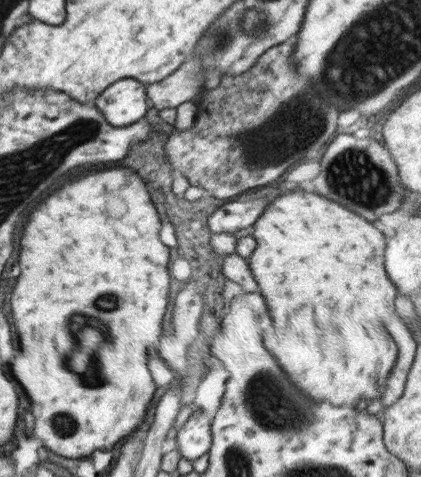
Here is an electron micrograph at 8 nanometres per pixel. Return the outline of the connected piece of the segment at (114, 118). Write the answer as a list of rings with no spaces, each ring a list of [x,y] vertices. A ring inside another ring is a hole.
[[[122,78],[110,84],[110,88],[96,98],[94,106],[100,108],[112,126],[121,127],[145,118],[144,114],[151,105],[147,98],[147,86],[132,78]]]

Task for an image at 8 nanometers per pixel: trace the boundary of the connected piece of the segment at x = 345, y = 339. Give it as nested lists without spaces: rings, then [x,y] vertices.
[[[300,190],[300,192],[290,192],[290,194],[284,194],[284,196],[280,196],[280,198],[276,198],[276,200],[274,200],[274,202],[270,202],[270,203],[269,203],[269,204],[270,204],[270,206],[268,206],[268,208],[266,208],[266,210],[264,210],[264,212],[262,212],[262,214],[261,214],[261,215],[260,215],[260,216],[259,216],[259,217],[258,217],[258,220],[257,220],[257,221],[256,221],[256,222],[255,222],[255,223],[254,223],[254,224],[253,224],[253,227],[254,227],[254,233],[253,233],[253,234],[252,234],[252,237],[254,237],[254,239],[256,239],[256,246],[255,246],[255,249],[254,249],[254,251],[252,251],[252,255],[250,255],[250,258],[249,258],[249,267],[250,267],[250,270],[251,270],[251,271],[252,271],[252,274],[253,274],[253,276],[254,276],[254,278],[255,278],[255,281],[256,281],[256,282],[257,282],[257,284],[258,284],[258,288],[260,288],[260,292],[264,292],[264,294],[262,294],[262,296],[264,296],[264,300],[266,300],[266,304],[268,304],[268,311],[269,311],[269,316],[270,316],[270,317],[271,317],[271,319],[272,319],[272,320],[271,320],[271,322],[272,322],[272,331],[269,331],[269,332],[264,332],[264,334],[263,334],[263,335],[262,335],[262,341],[263,341],[263,346],[264,346],[264,348],[266,348],[266,350],[268,350],[268,351],[269,351],[269,352],[270,352],[270,353],[272,353],[272,355],[274,355],[274,357],[275,357],[275,358],[276,358],[276,359],[277,359],[277,362],[278,362],[278,364],[279,364],[279,366],[280,366],[280,369],[281,369],[281,370],[282,370],[282,371],[283,371],[283,372],[284,372],[284,373],[285,373],[285,374],[286,374],[286,377],[287,377],[287,378],[288,378],[288,379],[289,379],[289,380],[290,380],[290,383],[291,383],[291,384],[292,384],[292,385],[294,385],[294,386],[296,386],[296,388],[298,388],[298,390],[300,390],[300,392],[302,392],[302,394],[304,394],[304,396],[306,396],[306,398],[316,398],[316,400],[314,400],[314,402],[326,402],[326,403],[327,403],[327,404],[330,404],[330,405],[334,405],[334,406],[342,406],[342,405],[355,405],[355,404],[356,404],[356,403],[358,403],[358,401],[359,401],[359,400],[368,400],[368,401],[369,401],[369,402],[371,402],[371,401],[372,401],[372,400],[376,400],[376,398],[381,398],[381,396],[382,396],[382,392],[384,392],[384,386],[386,386],[386,382],[387,382],[387,381],[388,381],[388,378],[389,378],[389,377],[390,377],[390,376],[391,376],[391,373],[392,373],[392,370],[393,370],[393,369],[394,369],[394,366],[395,366],[395,365],[394,365],[394,364],[395,364],[395,362],[396,362],[396,359],[398,359],[398,348],[397,348],[397,345],[396,345],[396,342],[394,342],[394,340],[393,340],[393,339],[392,339],[392,338],[391,338],[391,335],[390,335],[390,334],[389,334],[389,333],[388,333],[388,330],[386,330],[386,324],[384,324],[384,322],[386,322],[386,320],[390,320],[390,318],[392,318],[392,314],[395,314],[395,304],[394,304],[394,301],[395,301],[395,300],[396,300],[396,296],[397,296],[397,295],[398,295],[398,294],[399,294],[399,292],[398,292],[398,289],[397,289],[397,286],[394,286],[394,284],[392,284],[392,280],[390,280],[390,278],[388,278],[388,276],[386,276],[386,270],[384,270],[384,246],[386,246],[386,240],[384,240],[384,236],[382,236],[382,232],[380,232],[380,230],[376,230],[376,228],[374,228],[374,226],[372,226],[372,224],[370,224],[370,222],[368,222],[368,220],[364,220],[364,218],[362,218],[362,216],[358,216],[358,214],[354,214],[354,212],[350,212],[350,210],[346,210],[346,208],[342,208],[342,206],[340,206],[340,204],[336,204],[336,202],[332,202],[332,200],[328,200],[328,198],[324,198],[324,196],[318,196],[318,194],[310,194],[310,192],[313,192],[313,191],[310,191],[310,190],[308,190],[308,192],[302,192],[302,190]]]

